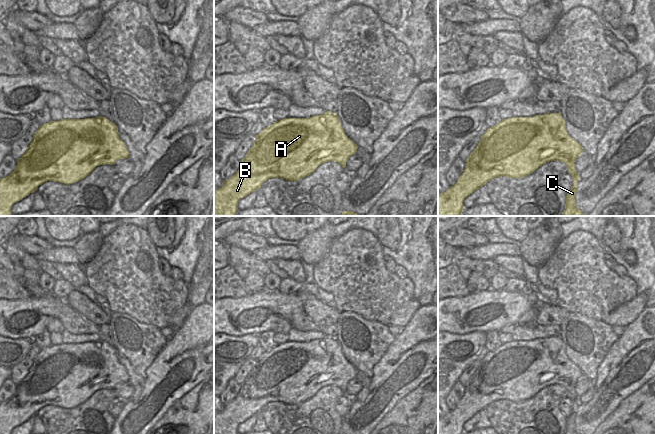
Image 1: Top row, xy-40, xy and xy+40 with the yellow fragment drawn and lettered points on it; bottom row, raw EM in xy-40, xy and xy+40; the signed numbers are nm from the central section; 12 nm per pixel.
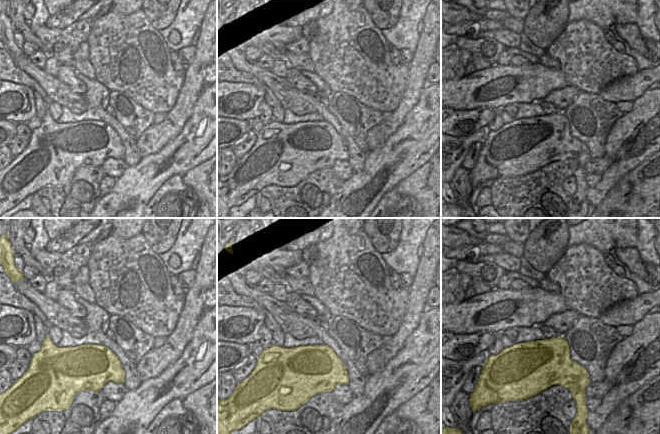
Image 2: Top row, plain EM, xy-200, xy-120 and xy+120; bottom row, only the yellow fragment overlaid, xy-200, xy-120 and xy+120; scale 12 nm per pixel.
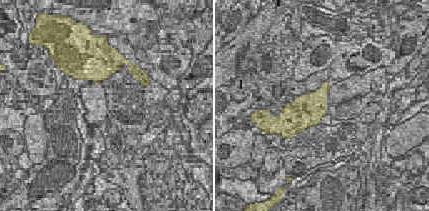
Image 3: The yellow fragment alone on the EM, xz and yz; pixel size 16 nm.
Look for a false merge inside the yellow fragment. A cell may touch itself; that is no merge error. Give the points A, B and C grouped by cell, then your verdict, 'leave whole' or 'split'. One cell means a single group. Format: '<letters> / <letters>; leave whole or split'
A B C; leave whole

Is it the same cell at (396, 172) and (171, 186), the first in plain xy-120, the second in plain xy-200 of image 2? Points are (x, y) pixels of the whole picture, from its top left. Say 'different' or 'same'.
different

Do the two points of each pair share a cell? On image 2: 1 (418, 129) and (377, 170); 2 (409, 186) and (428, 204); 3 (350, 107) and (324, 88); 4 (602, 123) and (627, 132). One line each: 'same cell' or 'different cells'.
1: same cell
2: same cell
3: different cells
4: different cells

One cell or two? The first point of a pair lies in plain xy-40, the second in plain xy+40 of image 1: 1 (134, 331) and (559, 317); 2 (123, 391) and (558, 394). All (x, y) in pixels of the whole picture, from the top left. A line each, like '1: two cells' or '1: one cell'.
1: two cells
2: two cells

